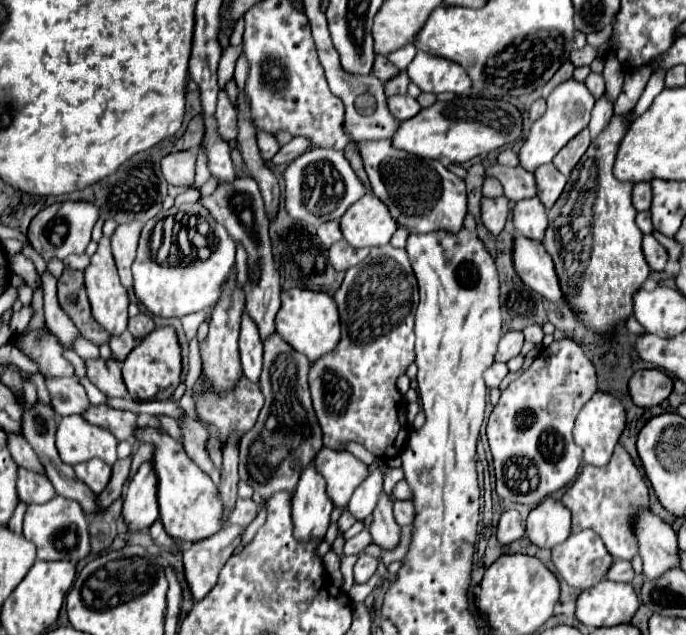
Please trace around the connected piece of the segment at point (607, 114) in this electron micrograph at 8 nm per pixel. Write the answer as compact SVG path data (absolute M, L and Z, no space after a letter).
M602 95L602 97L596 101L596 107L594 107L594 111L592 111L592 121L590 121L590 125L588 125L592 139L598 137L598 133L608 125L612 113L614 113L614 105L608 101L606 95Z

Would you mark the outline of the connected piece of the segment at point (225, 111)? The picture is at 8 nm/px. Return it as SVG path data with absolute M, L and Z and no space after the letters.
M224 91L218 95L218 107L216 107L214 119L216 119L216 133L222 141L232 141L238 137L236 109L232 107L232 103L228 101L228 95Z

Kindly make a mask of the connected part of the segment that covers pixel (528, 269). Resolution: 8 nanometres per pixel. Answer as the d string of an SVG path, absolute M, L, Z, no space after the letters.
M516 237L514 241L514 265L520 279L532 287L536 293L546 297L556 305L568 305L558 275L554 271L554 261L538 241L528 241L526 237Z

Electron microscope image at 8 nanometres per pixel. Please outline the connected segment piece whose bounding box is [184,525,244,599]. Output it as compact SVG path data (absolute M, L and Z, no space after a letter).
M226 525L216 537L192 543L184 551L186 581L192 589L194 599L206 597L218 581L218 573L232 551L242 543L244 527Z

